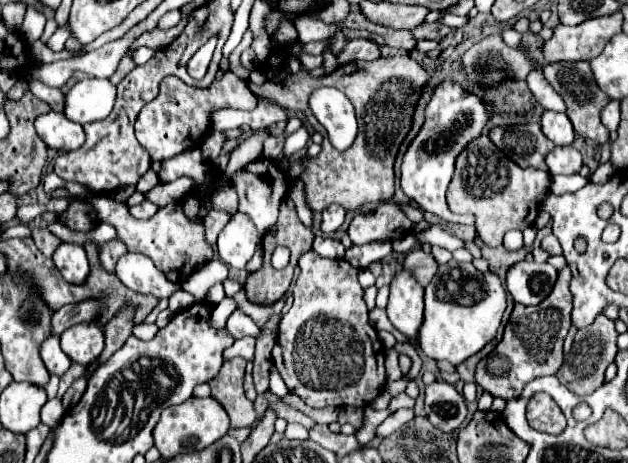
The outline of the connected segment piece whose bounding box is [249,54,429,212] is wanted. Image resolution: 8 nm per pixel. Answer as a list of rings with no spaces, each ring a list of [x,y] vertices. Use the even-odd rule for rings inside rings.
[[[379,56],[371,62],[349,62],[339,66],[333,74],[313,78],[307,70],[287,74],[281,82],[265,80],[263,84],[249,84],[251,92],[259,98],[277,102],[289,110],[303,110],[309,124],[315,131],[325,132],[309,108],[309,96],[323,86],[333,86],[341,90],[357,110],[359,136],[353,148],[345,154],[339,154],[329,144],[327,136],[323,138],[323,150],[317,158],[307,158],[307,170],[301,176],[305,184],[305,202],[311,210],[325,210],[329,204],[341,204],[345,210],[357,210],[367,204],[385,202],[393,196],[393,162],[403,142],[407,130],[411,128],[411,116],[415,102],[419,98],[419,88],[429,80],[425,70],[411,56]]]

